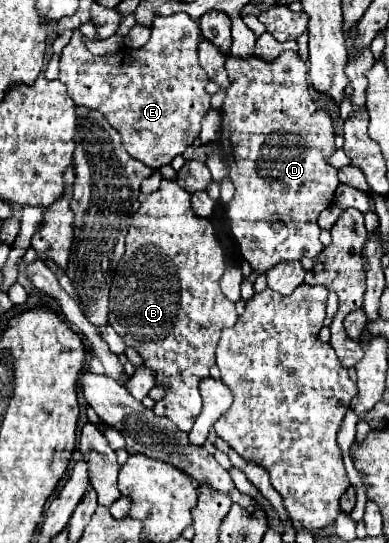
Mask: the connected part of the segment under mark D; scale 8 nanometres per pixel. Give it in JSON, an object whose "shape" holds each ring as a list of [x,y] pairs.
{"shape":[[[285,51],[271,63],[255,55],[227,57],[225,69],[231,87],[227,89],[221,109],[223,131],[219,137],[219,149],[227,159],[229,177],[235,185],[235,195],[229,203],[227,215],[241,255],[257,275],[265,275],[279,261],[299,261],[303,257],[315,259],[323,251],[317,217],[323,209],[333,205],[339,179],[337,169],[327,163],[327,157],[335,151],[333,121],[327,111],[319,111],[317,103],[311,99],[307,65],[297,53]]]}

